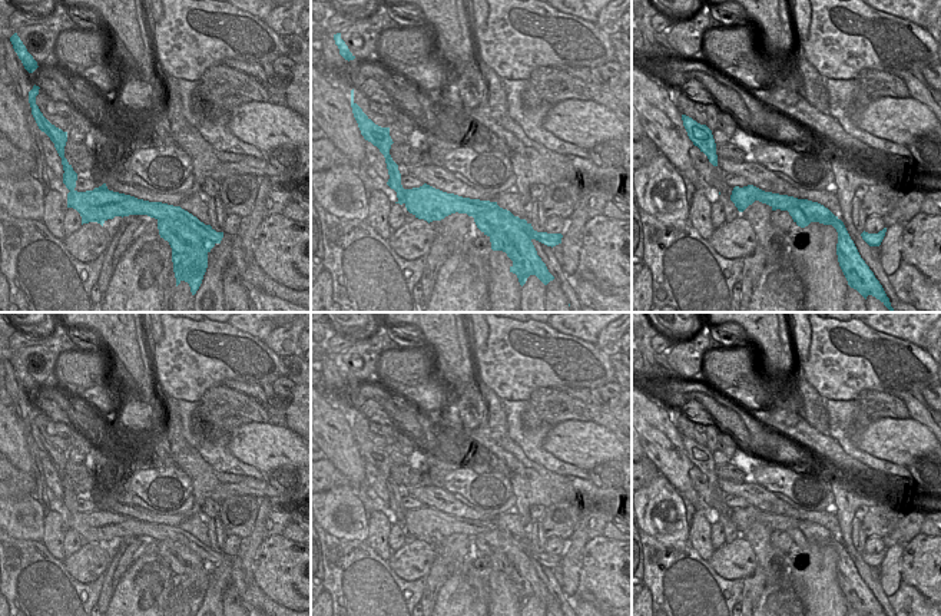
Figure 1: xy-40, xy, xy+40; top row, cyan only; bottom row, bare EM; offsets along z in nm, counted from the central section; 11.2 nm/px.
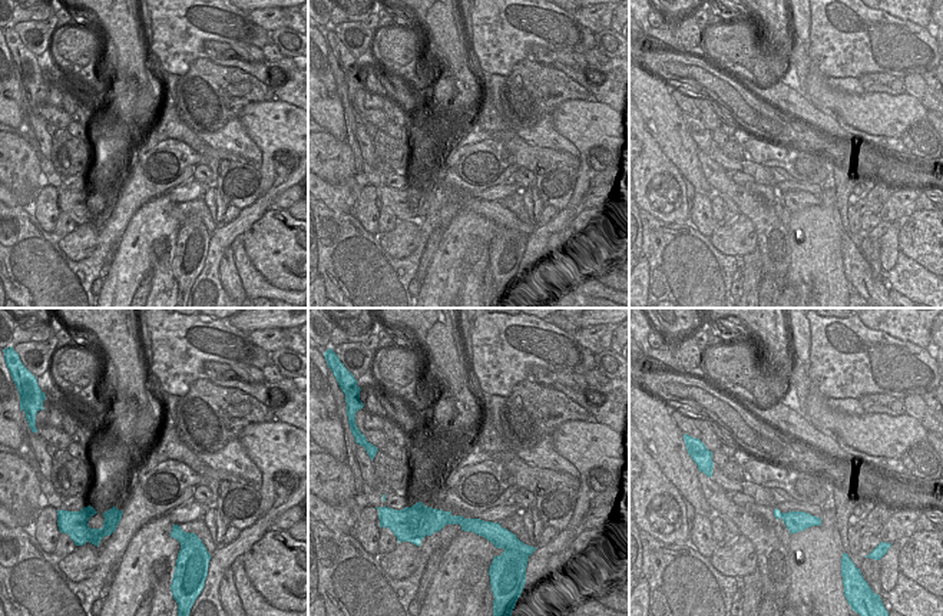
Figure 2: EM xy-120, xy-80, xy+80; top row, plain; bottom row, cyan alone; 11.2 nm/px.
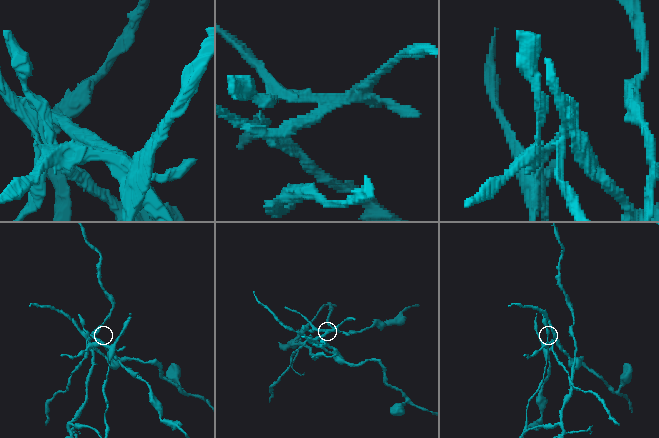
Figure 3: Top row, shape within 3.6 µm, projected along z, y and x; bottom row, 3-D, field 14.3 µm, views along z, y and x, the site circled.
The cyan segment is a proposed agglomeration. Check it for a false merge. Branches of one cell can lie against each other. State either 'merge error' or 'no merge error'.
merge error

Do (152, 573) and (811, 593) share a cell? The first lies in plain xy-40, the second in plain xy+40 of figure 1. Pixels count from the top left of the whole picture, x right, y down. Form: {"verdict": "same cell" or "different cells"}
{"verdict": "different cells"}

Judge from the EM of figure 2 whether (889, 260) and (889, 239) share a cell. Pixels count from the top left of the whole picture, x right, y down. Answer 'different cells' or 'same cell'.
same cell

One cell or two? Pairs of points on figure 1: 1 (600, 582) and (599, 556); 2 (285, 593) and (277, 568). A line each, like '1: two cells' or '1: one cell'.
1: one cell
2: one cell

